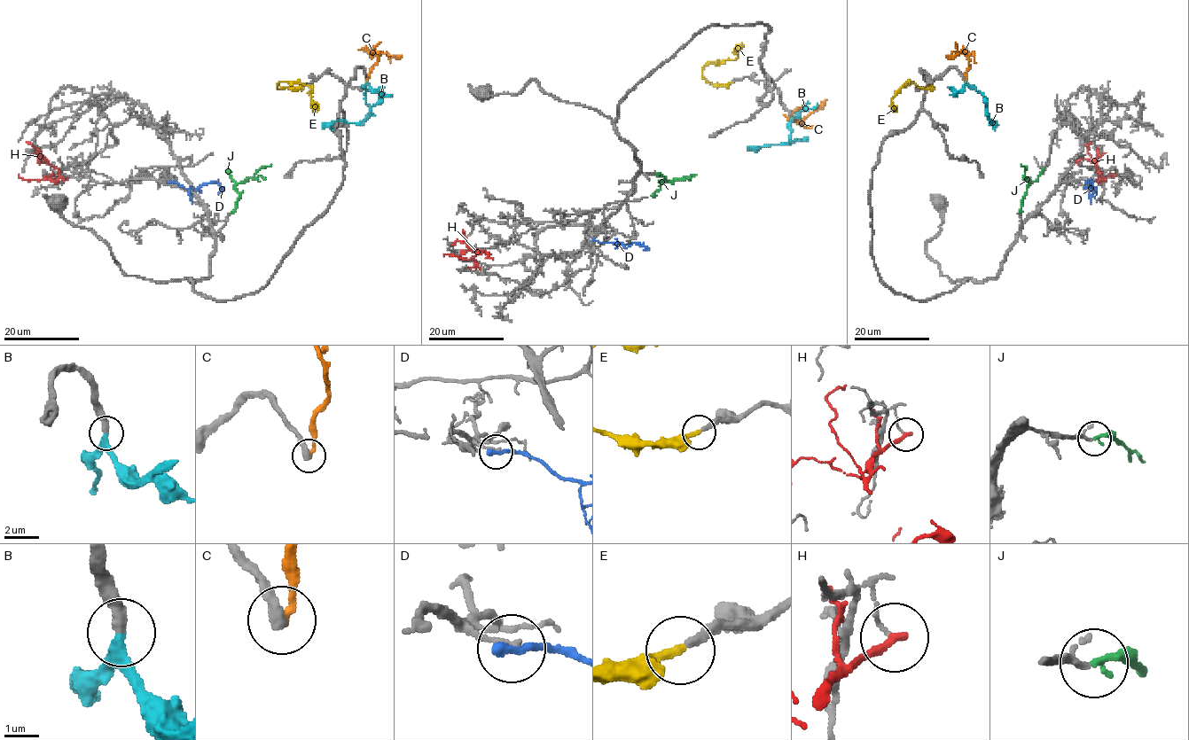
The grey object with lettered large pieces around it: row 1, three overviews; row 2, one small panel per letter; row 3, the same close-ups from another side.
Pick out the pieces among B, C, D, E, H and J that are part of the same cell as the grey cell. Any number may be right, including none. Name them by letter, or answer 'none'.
B, E, J

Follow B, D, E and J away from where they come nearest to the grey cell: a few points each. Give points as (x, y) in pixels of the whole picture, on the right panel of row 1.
B: (965, 81), (982, 95), (990, 123), (993, 120), (993, 128)
D: (1086, 183), (1090, 183), (1090, 189), (1091, 182), (1094, 186), (1096, 195)
E: (929, 84), (931, 89), (921, 89), (909, 81), (891, 99), (896, 112)
J: (1020, 213), (1021, 201), (1029, 184), (1025, 178), (1025, 167), (1021, 165)

